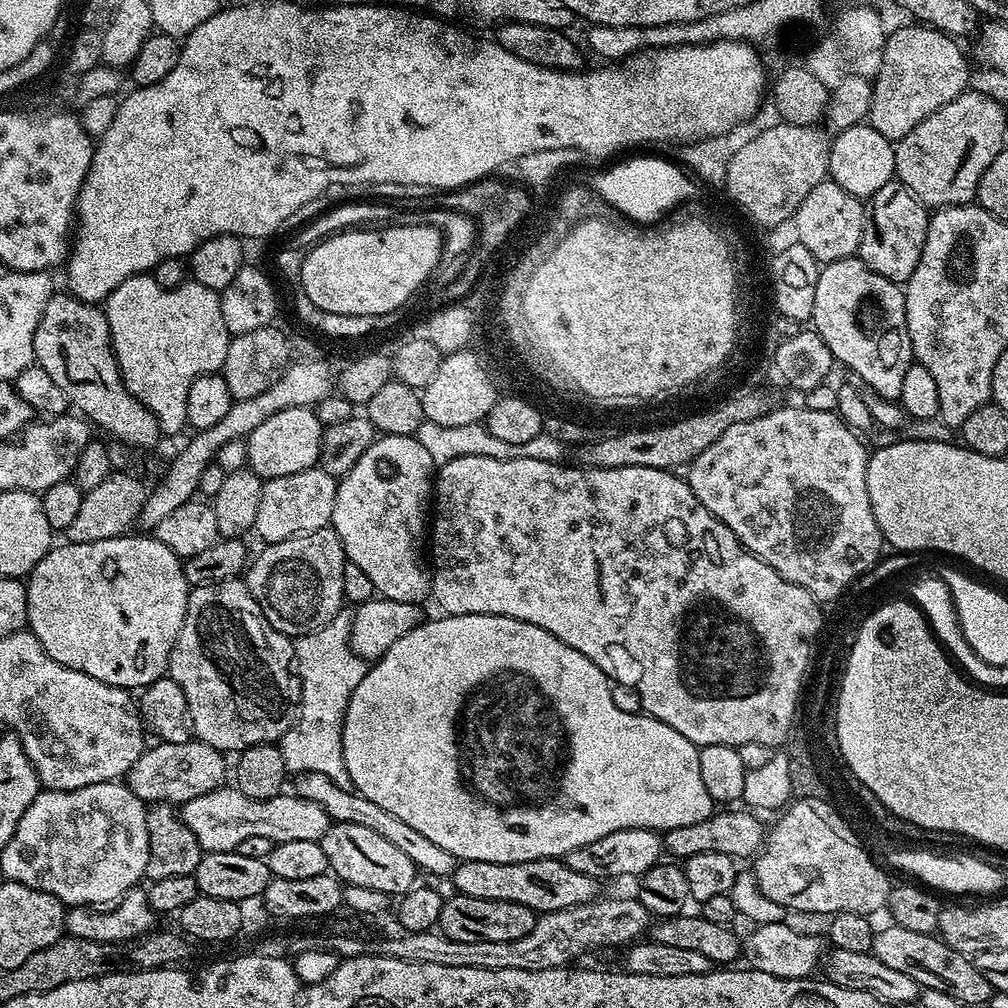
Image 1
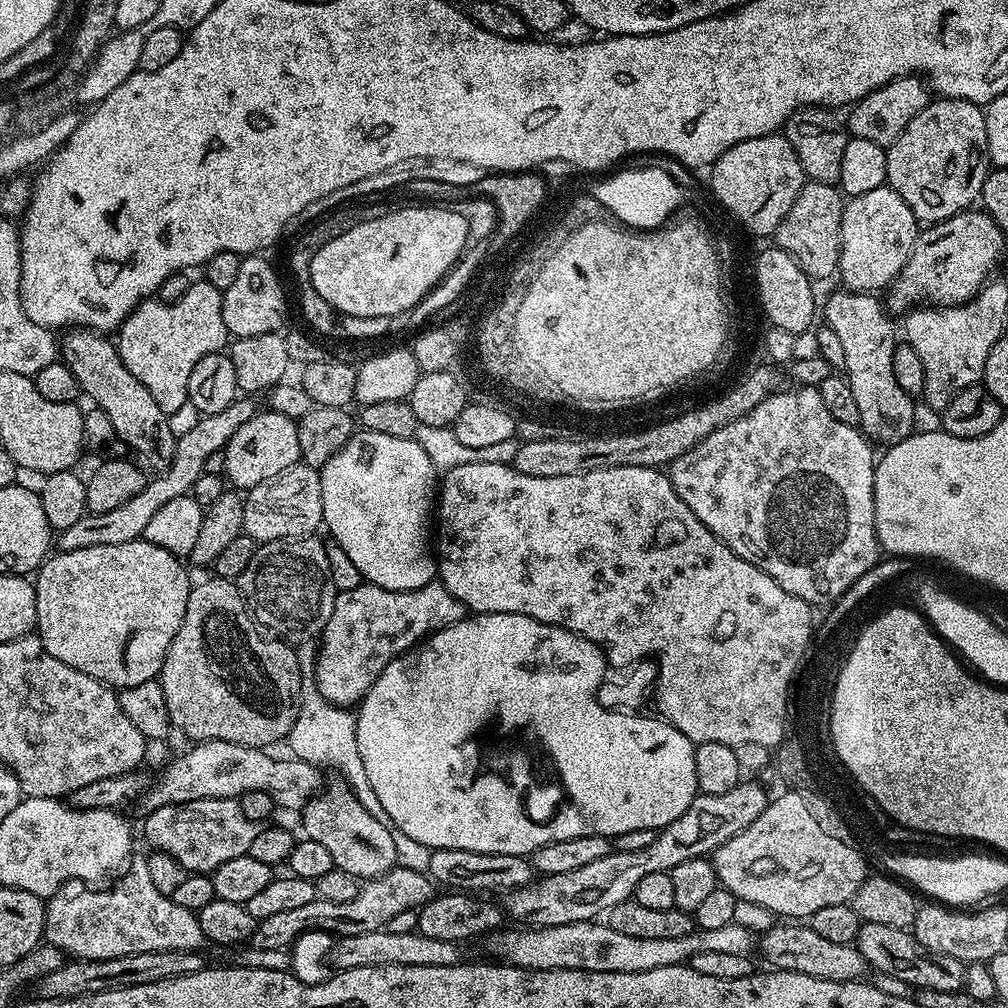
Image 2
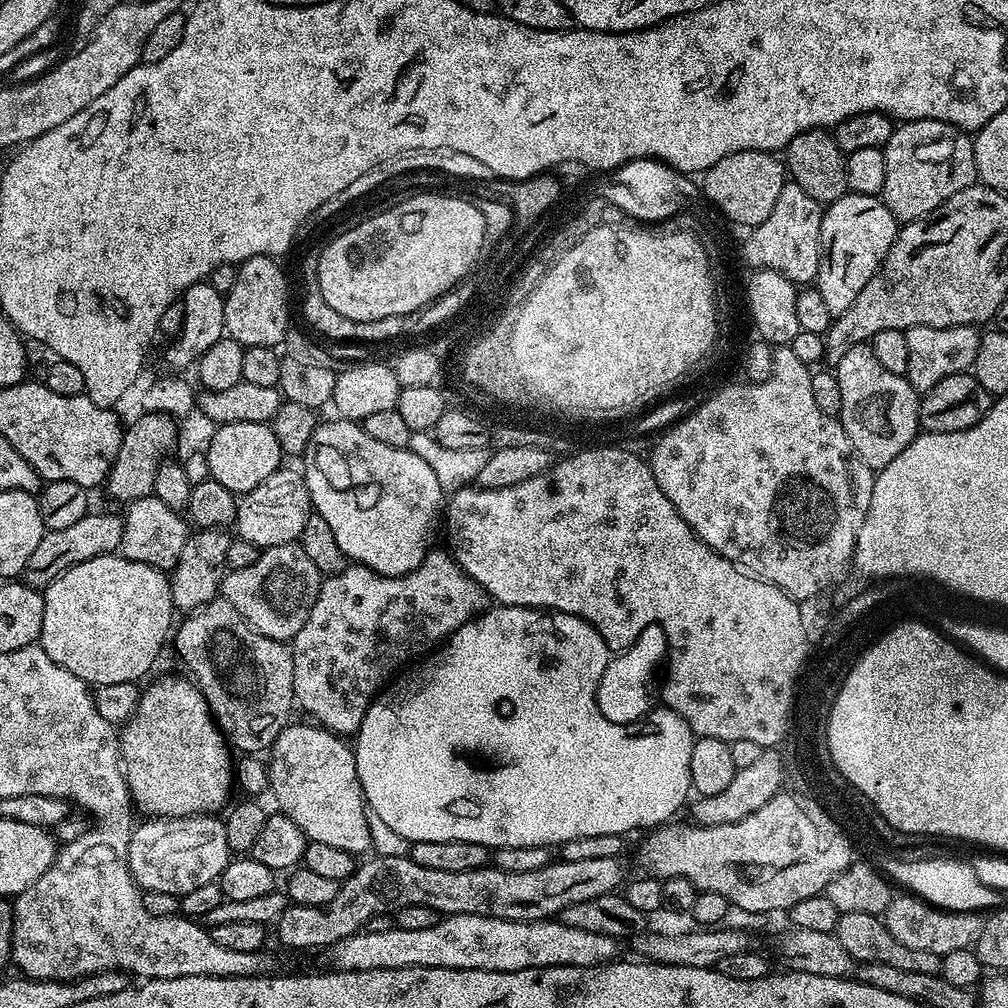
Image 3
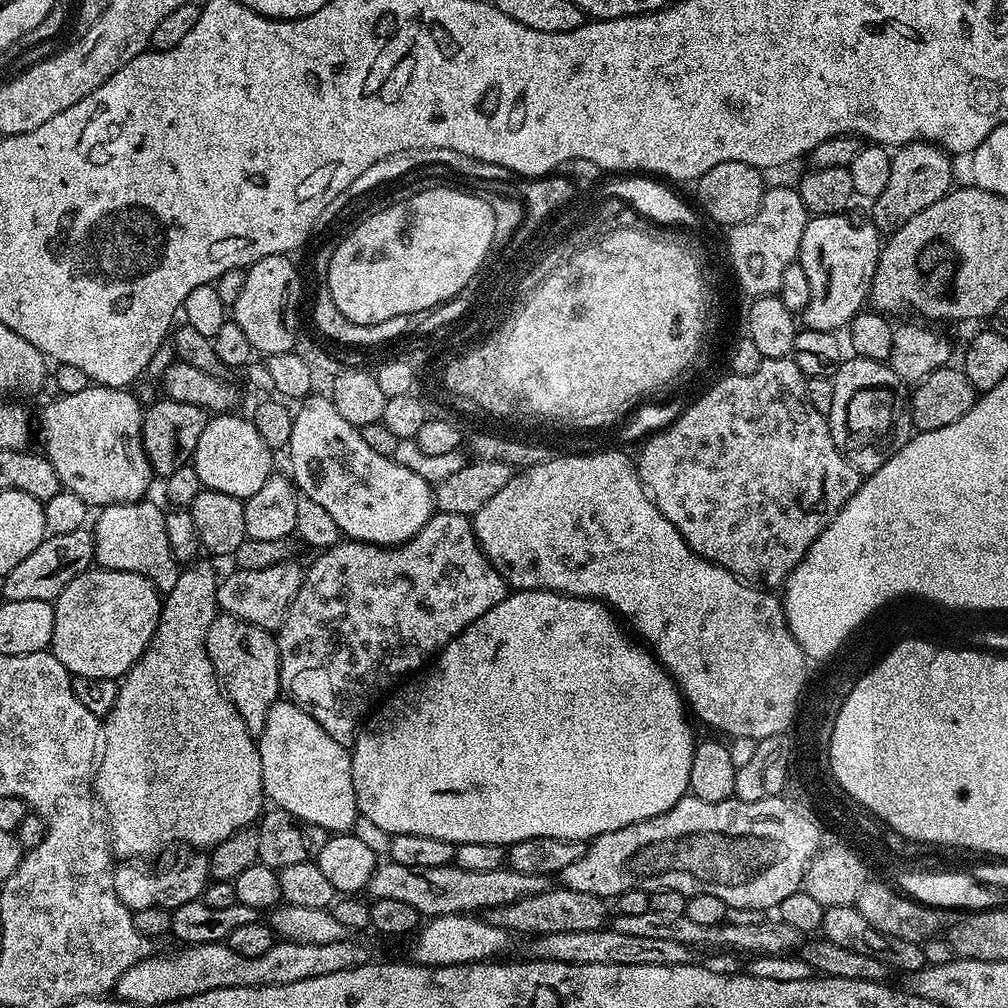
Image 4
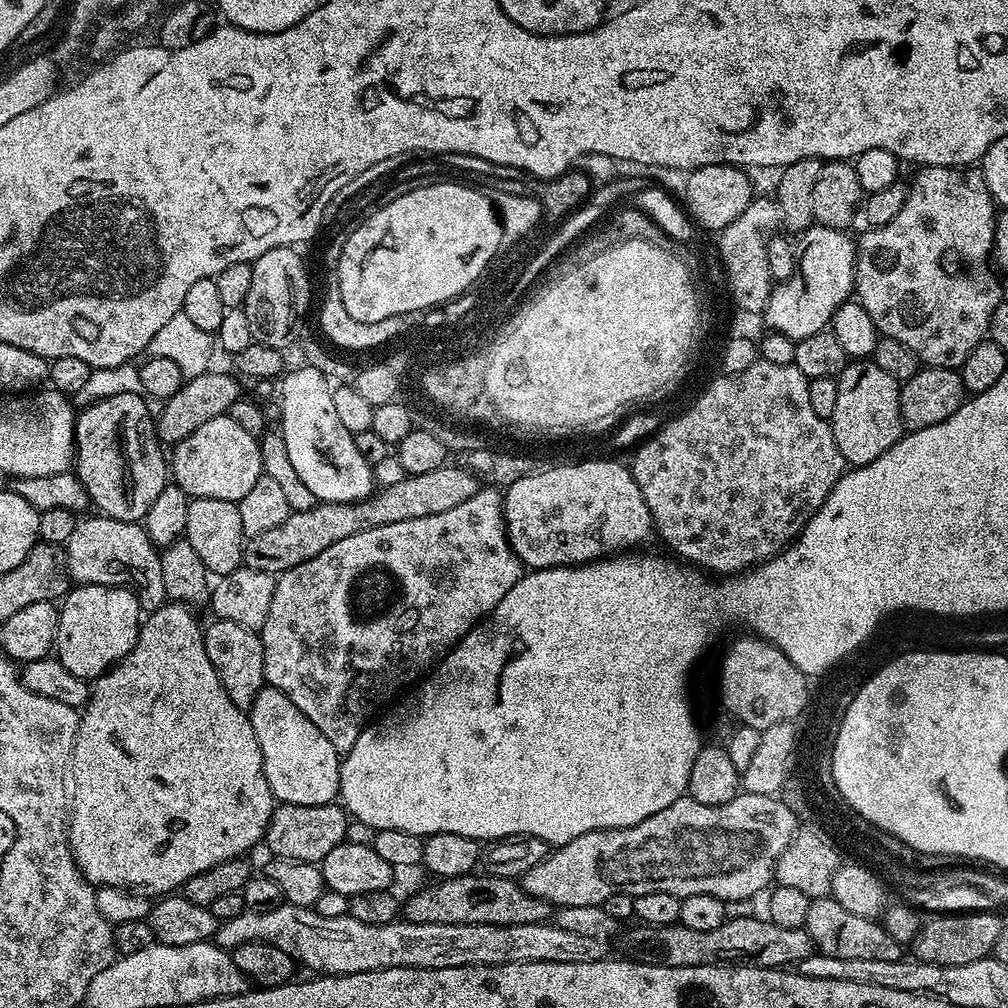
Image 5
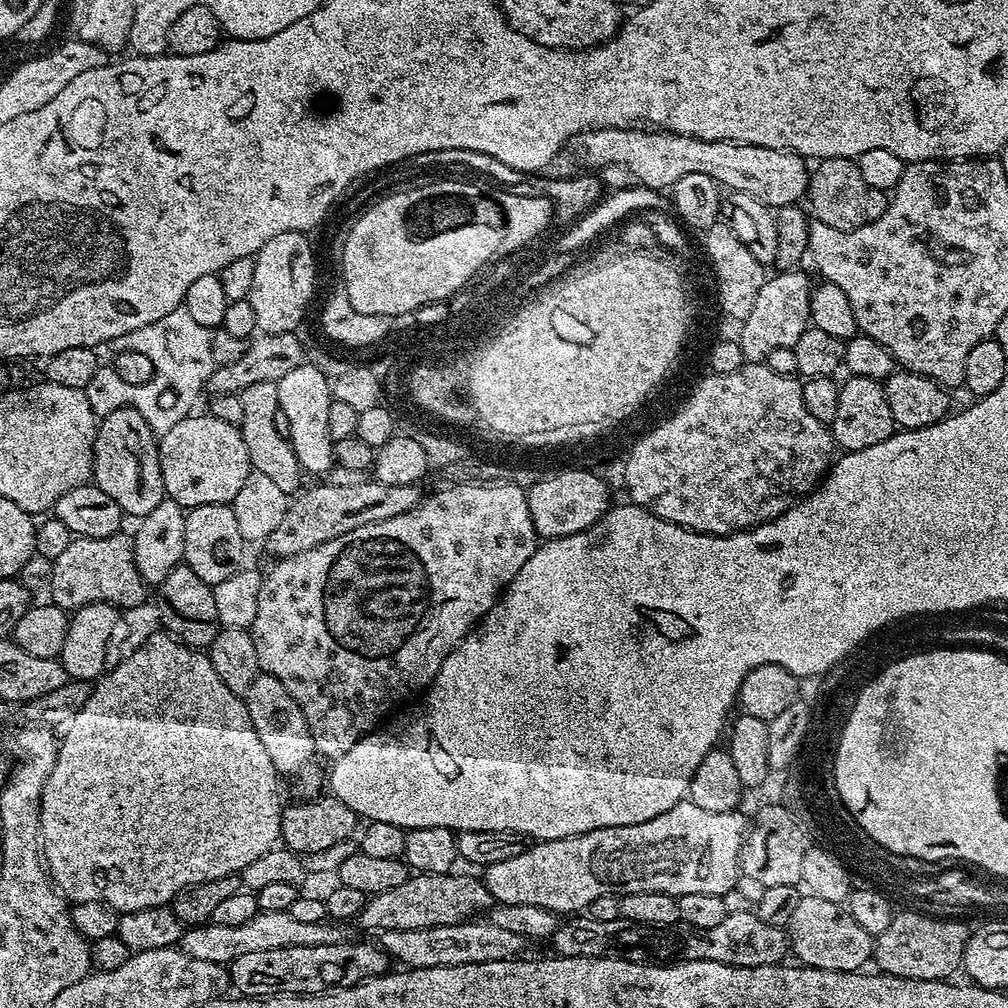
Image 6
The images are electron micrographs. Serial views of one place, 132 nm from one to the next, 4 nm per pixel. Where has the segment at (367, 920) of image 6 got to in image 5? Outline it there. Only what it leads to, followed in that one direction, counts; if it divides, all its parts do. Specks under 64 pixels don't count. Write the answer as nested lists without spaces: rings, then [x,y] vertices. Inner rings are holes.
[[[469,874],[455,876],[449,880],[432,882],[429,888],[420,888],[402,904],[403,919],[423,924],[489,924],[490,926],[530,926],[545,923],[553,915],[553,905],[542,898],[534,898],[534,894],[526,894],[523,883],[487,874]]]

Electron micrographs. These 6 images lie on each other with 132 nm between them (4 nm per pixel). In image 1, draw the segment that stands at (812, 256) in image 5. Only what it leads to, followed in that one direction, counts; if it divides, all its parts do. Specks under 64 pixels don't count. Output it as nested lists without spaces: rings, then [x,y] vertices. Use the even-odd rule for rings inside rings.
[[[892,179],[870,198],[870,219],[862,234],[859,259],[870,266],[874,274],[882,274],[882,278],[897,282],[908,281],[922,258],[929,219],[929,209],[920,203],[920,199],[906,185]]]

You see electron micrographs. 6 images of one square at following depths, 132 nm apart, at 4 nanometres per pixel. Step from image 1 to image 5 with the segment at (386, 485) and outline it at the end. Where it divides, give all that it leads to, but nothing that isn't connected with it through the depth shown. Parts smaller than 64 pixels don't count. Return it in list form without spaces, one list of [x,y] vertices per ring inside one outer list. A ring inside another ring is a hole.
[[[291,369],[283,373],[278,384],[280,398],[279,431],[290,453],[294,471],[306,482],[310,494],[326,504],[355,504],[374,491],[372,465],[358,454],[354,434],[342,426],[332,397],[329,378],[316,369]]]

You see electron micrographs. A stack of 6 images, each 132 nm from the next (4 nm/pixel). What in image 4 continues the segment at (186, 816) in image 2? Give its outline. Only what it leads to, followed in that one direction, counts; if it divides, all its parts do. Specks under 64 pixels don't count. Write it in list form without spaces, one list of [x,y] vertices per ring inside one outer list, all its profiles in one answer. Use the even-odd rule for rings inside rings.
[[[180,850],[169,864],[161,868],[151,868],[151,863],[143,859],[121,859],[113,867],[114,894],[132,912],[146,910],[146,906],[158,906],[159,908],[173,909],[182,906],[186,902],[194,902],[201,899],[204,889],[210,883],[208,874],[208,858],[200,850]]]

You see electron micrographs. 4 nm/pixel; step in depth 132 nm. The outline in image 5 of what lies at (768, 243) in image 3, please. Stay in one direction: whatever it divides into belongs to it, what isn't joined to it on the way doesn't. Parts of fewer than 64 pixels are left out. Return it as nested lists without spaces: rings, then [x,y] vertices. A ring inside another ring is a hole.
[[[757,195],[750,202],[750,206],[746,206],[742,214],[738,214],[738,218],[724,234],[723,252],[732,275],[732,289],[736,294],[736,300],[739,300],[744,308],[759,308],[764,311],[770,298],[774,281],[768,261],[768,238],[777,231],[780,223],[780,209],[775,199],[768,197],[767,200],[766,197]]]

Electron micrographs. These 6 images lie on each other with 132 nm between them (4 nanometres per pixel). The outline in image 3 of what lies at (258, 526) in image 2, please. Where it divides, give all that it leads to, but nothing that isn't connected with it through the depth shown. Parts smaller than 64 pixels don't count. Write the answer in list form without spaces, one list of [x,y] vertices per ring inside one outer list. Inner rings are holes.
[[[282,466],[266,482],[258,482],[254,490],[243,493],[236,506],[236,522],[234,532],[237,537],[246,542],[254,542],[261,550],[295,544],[302,534],[302,526],[314,514],[312,499],[303,475],[288,466]]]

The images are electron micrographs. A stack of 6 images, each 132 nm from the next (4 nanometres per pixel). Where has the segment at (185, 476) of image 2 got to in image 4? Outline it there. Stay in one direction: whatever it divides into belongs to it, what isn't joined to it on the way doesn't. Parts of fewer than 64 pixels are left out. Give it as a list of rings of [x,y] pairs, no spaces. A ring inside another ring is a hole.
[[[87,527],[72,531],[71,534],[61,536],[48,536],[38,546],[38,550],[32,551],[14,570],[10,570],[2,578],[4,584],[4,600],[17,600],[18,602],[30,600],[55,601],[62,590],[78,574],[87,572],[93,567],[96,559],[94,550],[94,538]]]

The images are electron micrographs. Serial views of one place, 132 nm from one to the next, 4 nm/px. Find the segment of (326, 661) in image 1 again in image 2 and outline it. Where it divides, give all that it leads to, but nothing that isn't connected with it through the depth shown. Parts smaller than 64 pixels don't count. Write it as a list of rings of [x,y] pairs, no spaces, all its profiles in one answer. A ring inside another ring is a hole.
[[[305,642],[296,648],[296,657],[300,663],[300,694],[296,709],[296,721],[286,737],[286,745],[293,757],[304,760],[307,764],[321,766],[323,769],[333,768],[339,779],[348,785],[349,790],[356,795],[358,802],[366,806],[366,810],[382,826],[393,827],[390,814],[386,814],[378,794],[374,794],[374,786],[370,786],[370,777],[366,774],[366,766],[362,766],[362,754],[358,750],[358,734],[356,733],[356,712],[340,708],[336,704],[329,704],[322,698],[316,689],[315,683],[308,682],[313,679],[316,670],[317,645]]]

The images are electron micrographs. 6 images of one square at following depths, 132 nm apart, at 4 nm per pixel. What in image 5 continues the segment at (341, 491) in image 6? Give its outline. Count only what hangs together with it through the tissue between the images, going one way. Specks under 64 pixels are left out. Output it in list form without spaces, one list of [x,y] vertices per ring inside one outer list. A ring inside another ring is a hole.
[[[445,466],[417,476],[406,474],[402,482],[373,491],[371,496],[357,500],[355,504],[317,502],[310,510],[289,511],[288,517],[278,522],[278,526],[245,539],[243,567],[273,574],[285,572],[294,566],[302,566],[302,562],[310,562],[310,558],[318,558],[326,546],[334,546],[334,542],[342,542],[342,538],[350,538],[362,530],[386,526],[390,522],[406,522],[410,518],[430,518],[430,514],[443,514],[466,502],[477,487],[476,477],[465,468]]]

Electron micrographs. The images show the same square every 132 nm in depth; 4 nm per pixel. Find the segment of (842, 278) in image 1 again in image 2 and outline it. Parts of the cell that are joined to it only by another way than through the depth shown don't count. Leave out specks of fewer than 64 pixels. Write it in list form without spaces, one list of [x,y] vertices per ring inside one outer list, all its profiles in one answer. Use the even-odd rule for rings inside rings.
[[[839,291],[825,304],[823,301],[822,316],[842,341],[842,350],[846,354],[843,371],[846,373],[850,390],[854,390],[854,399],[858,402],[859,427],[869,441],[877,445],[897,444],[913,435],[917,427],[913,397],[908,396],[906,390],[902,390],[902,386],[898,386],[898,381],[894,379],[897,325],[896,328],[892,325],[893,317],[882,307],[879,295],[871,292]]]

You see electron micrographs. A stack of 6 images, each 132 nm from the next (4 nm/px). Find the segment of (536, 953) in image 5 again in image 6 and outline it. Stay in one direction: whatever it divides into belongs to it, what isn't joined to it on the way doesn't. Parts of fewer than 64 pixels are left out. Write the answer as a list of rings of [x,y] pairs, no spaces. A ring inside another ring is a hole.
[[[257,912],[250,922],[243,926],[218,926],[211,922],[193,924],[185,927],[179,942],[180,951],[190,958],[198,958],[201,962],[214,962],[227,966],[234,958],[242,958],[242,954],[254,954],[258,950],[278,950],[290,946],[326,946],[341,943],[342,936],[332,922],[315,924],[314,922],[298,922],[290,918],[288,912]],[[480,918],[475,922],[434,926],[426,930],[394,930],[383,933],[383,947],[397,965],[405,969],[437,968],[438,966],[466,966],[482,962],[502,962],[515,960],[526,948],[526,941],[511,930],[493,924],[491,919]]]

